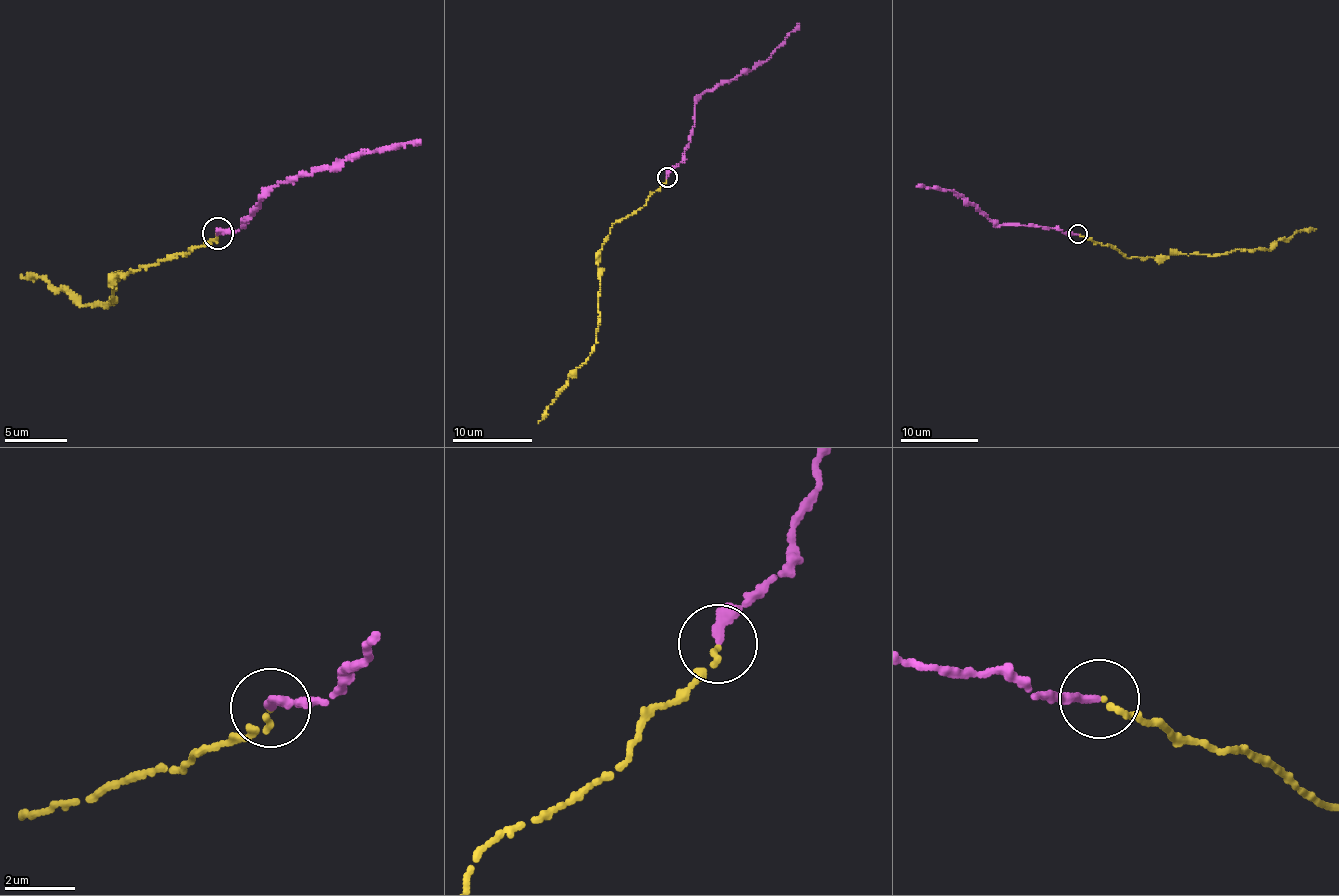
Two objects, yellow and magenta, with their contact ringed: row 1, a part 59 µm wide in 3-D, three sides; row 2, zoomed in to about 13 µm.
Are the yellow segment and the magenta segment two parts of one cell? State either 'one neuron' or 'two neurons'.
one neuron

